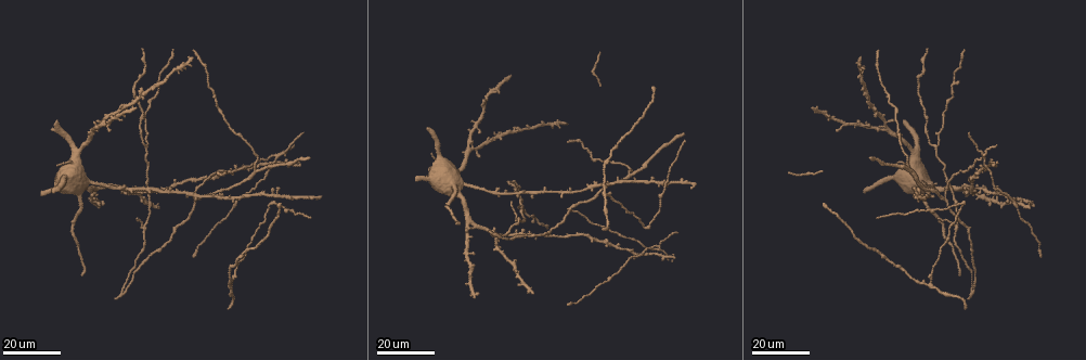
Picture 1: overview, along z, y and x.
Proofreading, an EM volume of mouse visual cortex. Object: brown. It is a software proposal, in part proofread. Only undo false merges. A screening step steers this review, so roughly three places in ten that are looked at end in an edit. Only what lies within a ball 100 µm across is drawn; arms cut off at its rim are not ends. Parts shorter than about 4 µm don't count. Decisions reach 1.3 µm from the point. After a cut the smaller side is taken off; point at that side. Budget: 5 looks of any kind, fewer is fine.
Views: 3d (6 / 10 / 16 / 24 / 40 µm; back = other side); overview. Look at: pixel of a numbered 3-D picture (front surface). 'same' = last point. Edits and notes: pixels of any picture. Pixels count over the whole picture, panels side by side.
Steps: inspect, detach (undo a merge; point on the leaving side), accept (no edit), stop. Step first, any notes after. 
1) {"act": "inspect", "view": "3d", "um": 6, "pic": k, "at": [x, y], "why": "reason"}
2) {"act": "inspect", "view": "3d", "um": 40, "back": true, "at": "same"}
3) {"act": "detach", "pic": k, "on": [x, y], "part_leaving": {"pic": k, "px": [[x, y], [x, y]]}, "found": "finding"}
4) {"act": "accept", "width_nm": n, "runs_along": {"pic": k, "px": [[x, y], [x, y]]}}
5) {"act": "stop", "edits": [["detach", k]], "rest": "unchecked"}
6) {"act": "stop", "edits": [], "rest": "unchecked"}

{"act": "inspect", "view": "3d", "um": 24, "pic": 1, "at": [631, 174], "why": "three arms meet"}

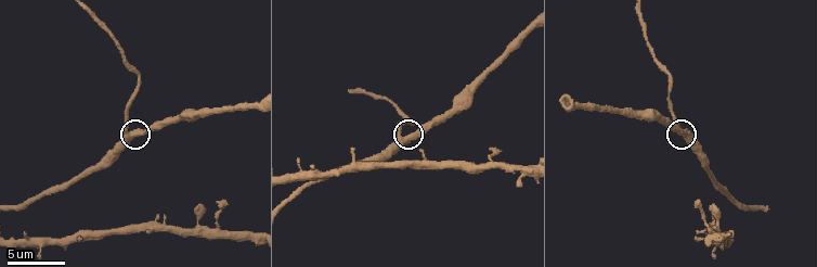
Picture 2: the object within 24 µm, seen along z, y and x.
{"act": "inspect", "view": "3d", "um": 10, "pic": 2, "at": [401, 138]}

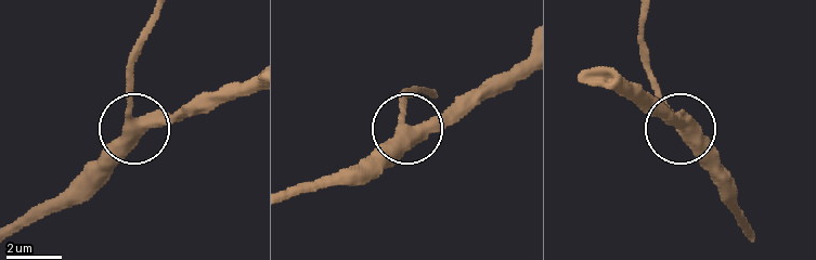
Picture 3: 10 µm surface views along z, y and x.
{"act": "accept", "arms": 3, "runs_along": {"pic": 3, "px": [[16, 231], [51, 212], [134, 131], [195, 115]]}, "found": "one cell here"}

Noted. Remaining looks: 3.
{"act": "inspect", "view": "3d", "um": 16, "pic": 1, "at": [274, 157], "why": "small branch off a trunk"}

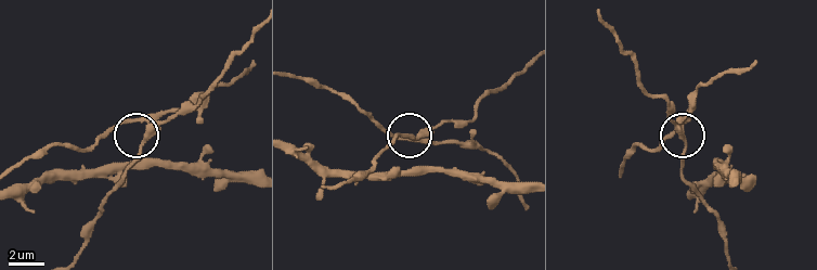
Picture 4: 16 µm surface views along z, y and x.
{"act": "inspect", "view": "3d", "um": 10, "pic": 4, "at": [138, 120], "why": "closer look"}

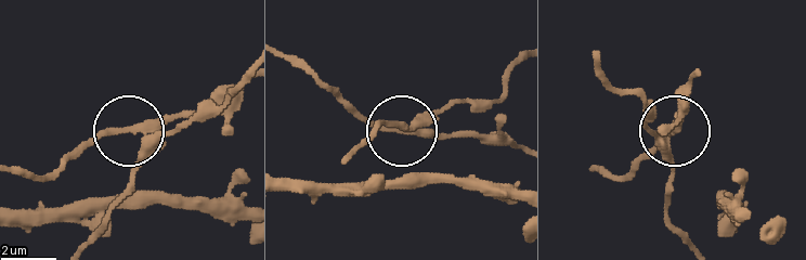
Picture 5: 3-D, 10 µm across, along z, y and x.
{"act": "accept", "found": "continuous, no second cell"}

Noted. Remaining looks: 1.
{"act": "stop", "edits": [], "rest": "unchecked"}

